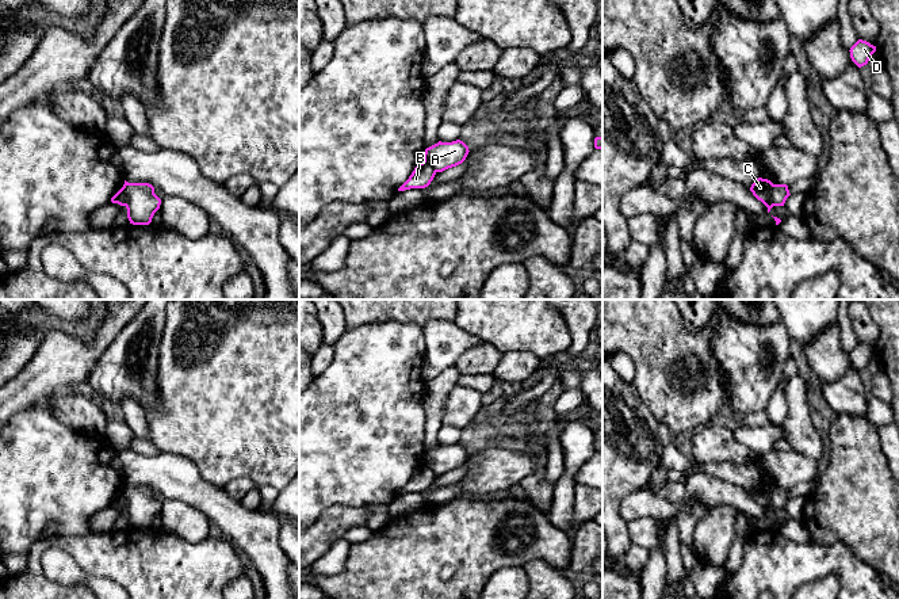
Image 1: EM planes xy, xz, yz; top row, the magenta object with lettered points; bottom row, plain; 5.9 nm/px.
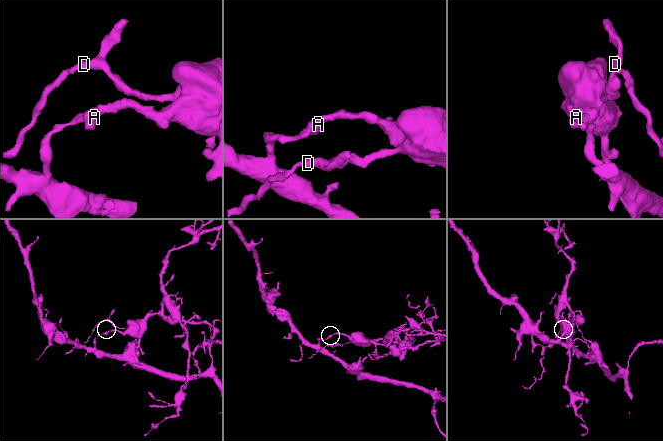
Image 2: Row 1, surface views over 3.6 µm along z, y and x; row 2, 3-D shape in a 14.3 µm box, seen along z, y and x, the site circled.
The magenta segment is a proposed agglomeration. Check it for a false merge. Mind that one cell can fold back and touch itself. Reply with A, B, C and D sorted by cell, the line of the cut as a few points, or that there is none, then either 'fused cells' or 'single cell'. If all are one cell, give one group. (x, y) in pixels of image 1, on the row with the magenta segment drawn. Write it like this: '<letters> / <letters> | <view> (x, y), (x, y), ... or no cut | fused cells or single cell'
A C D / B | yz (773, 184), (772, 205) | fused cells

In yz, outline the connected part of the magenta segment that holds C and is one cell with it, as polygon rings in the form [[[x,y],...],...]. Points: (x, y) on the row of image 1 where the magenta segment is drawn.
[[[758,178],[757,180],[754,180],[754,183],[750,187],[750,191],[753,192],[753,195],[768,207],[768,213],[773,207],[772,190],[773,190],[773,183],[762,178]]]

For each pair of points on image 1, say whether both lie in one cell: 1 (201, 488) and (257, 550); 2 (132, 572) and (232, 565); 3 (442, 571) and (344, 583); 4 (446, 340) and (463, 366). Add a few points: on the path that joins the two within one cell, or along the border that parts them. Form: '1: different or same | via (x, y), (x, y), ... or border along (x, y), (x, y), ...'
1: same | via (215, 503), (248, 535)
2: same | via (156, 572), (198, 572), (207, 567)
3: same | via (417, 580), (414, 583), (368, 583)
4: different | border along (484, 342), (469, 347), (452, 365)

